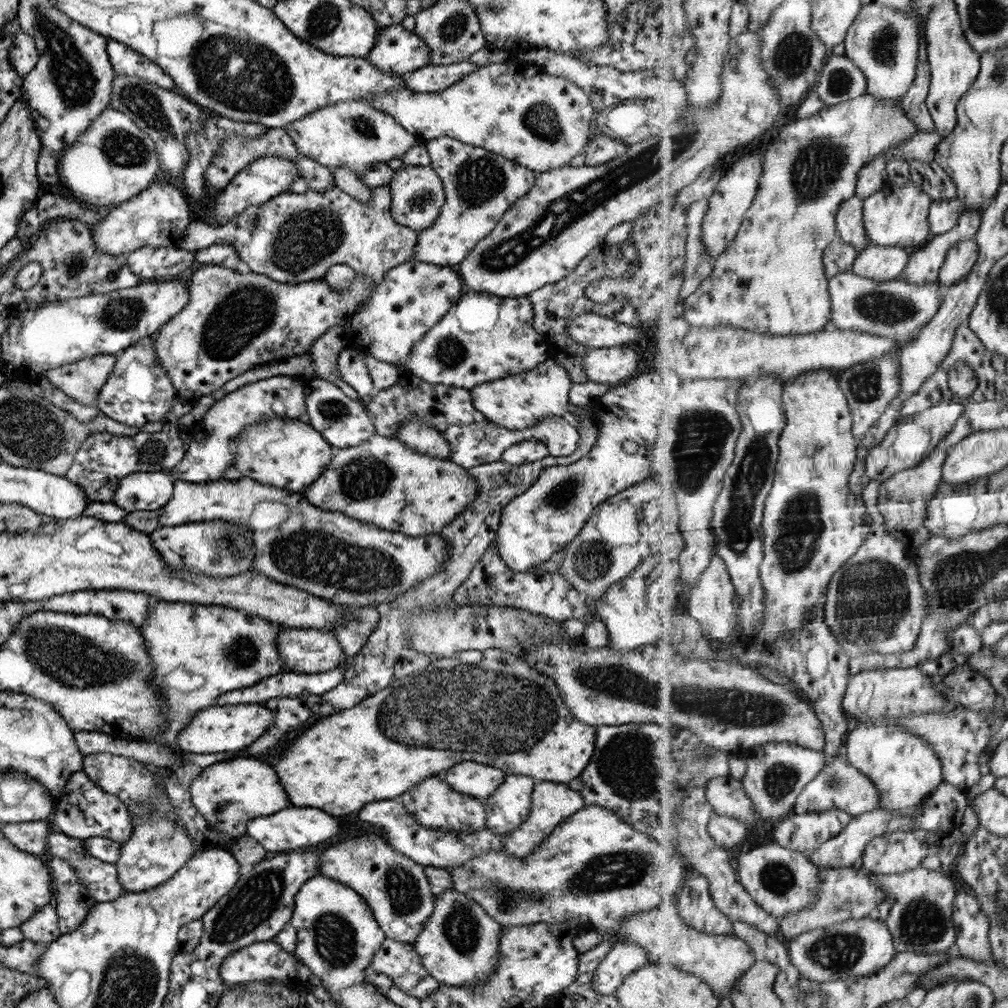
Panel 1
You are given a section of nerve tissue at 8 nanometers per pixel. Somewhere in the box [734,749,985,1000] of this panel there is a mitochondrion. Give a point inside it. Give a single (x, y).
(921, 922)

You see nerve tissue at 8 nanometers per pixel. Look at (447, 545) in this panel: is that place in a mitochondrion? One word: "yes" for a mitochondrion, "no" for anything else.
no

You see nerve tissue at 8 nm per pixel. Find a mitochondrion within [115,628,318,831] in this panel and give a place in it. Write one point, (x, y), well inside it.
(241, 652)

